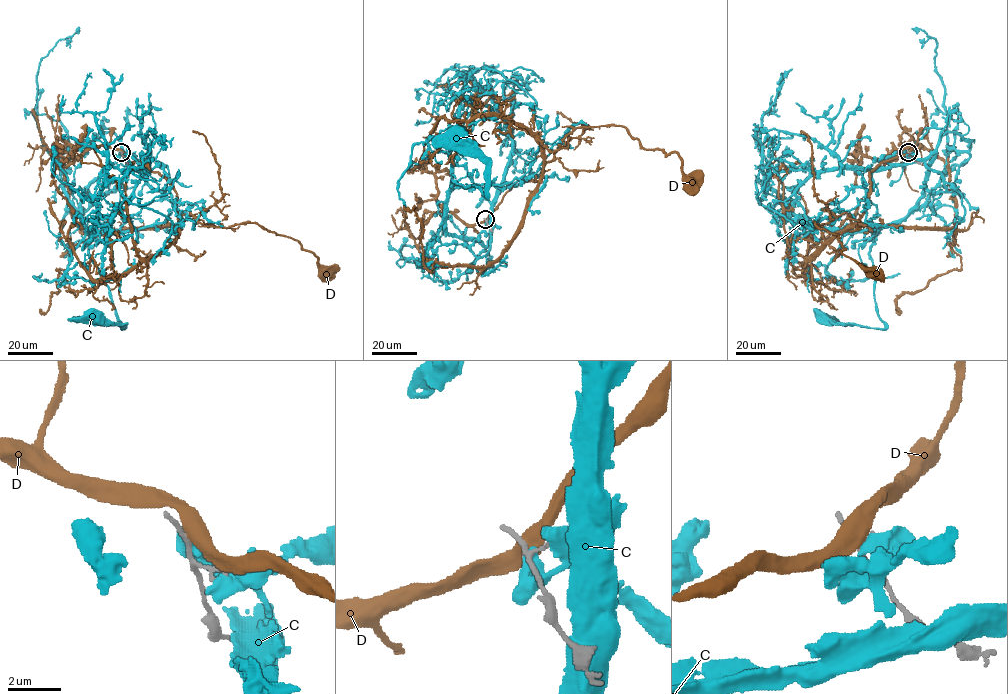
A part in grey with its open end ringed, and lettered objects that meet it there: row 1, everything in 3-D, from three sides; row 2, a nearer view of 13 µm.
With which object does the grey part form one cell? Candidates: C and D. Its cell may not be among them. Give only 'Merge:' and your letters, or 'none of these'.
Merge: D

